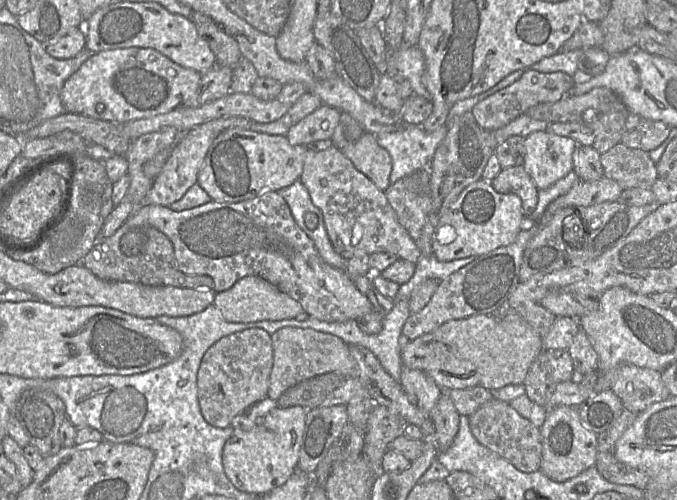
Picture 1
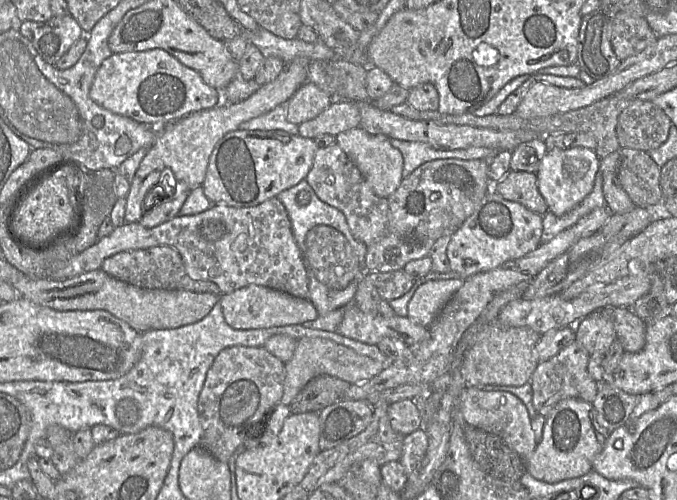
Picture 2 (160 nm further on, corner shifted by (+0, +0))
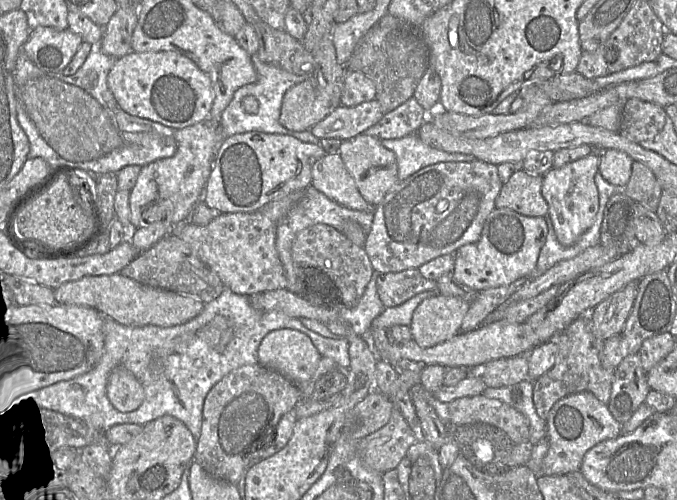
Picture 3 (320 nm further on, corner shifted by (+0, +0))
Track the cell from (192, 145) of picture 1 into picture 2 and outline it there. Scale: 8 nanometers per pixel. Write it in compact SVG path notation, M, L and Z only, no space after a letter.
M163 179L157 182L144 203L145 211L139 223L146 228L153 228L178 216L189 195L188 186L182 181L177 181L173 195L173 186L165 186L162 182Z

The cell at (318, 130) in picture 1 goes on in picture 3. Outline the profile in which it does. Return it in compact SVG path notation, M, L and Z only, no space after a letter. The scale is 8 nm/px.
M376 99L350 107L339 104L309 130L318 139L338 138L342 141L363 133L384 115Z

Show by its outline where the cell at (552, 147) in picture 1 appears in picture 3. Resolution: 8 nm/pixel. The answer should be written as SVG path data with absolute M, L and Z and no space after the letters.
M597 152L567 163L561 168L551 168L543 175L541 193L548 205L558 242L571 246L594 223L599 208L598 188L594 176L598 171L600 155Z

